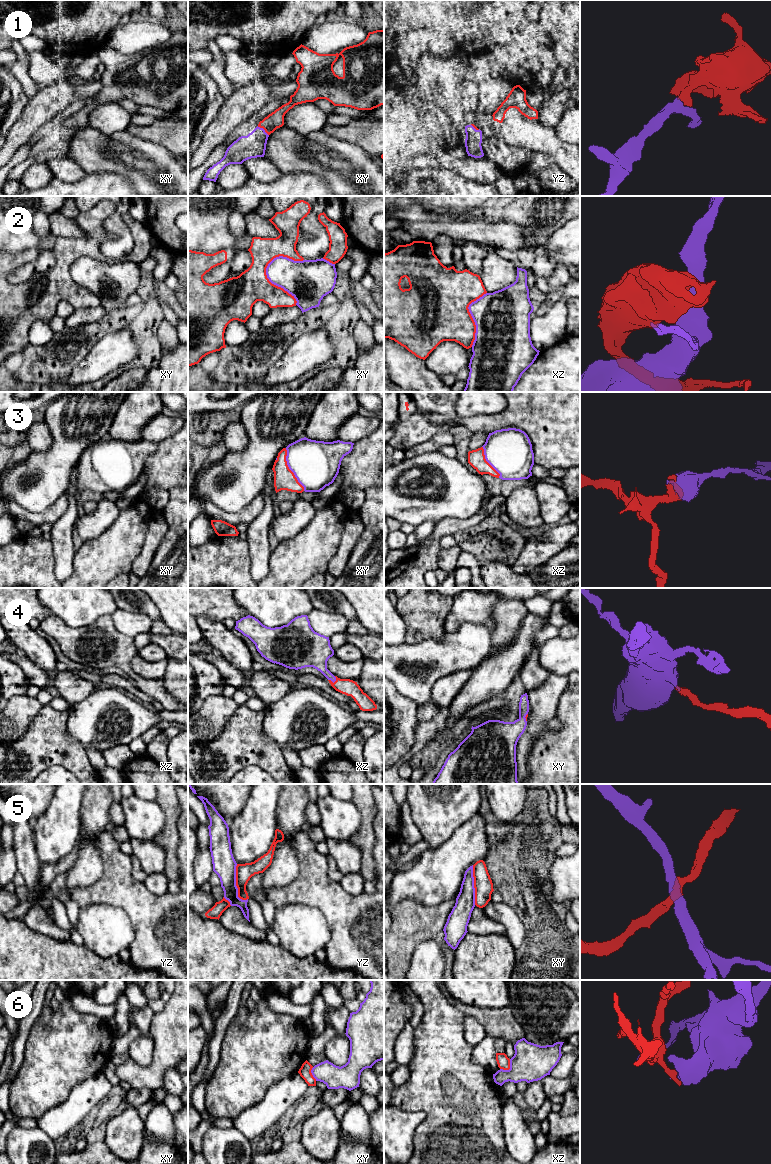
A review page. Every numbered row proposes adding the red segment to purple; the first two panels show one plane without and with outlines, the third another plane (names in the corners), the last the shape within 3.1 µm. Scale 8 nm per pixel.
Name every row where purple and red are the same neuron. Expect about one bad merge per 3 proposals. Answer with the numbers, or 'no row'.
1, 3, 4

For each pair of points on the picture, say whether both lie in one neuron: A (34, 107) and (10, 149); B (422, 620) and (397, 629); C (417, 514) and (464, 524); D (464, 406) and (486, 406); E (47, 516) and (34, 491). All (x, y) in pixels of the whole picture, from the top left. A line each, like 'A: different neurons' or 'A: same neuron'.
A: same neuron
B: different neurons
C: different neurons
D: same neuron
E: different neurons

